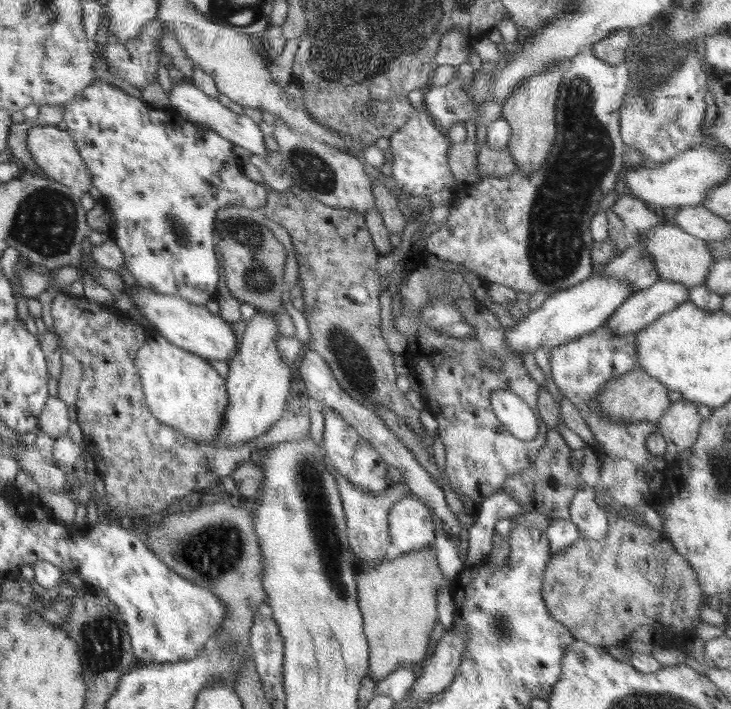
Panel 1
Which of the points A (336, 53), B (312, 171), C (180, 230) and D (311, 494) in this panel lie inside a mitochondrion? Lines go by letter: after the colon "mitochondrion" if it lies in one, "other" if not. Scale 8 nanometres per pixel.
A: mitochondrion
B: mitochondrion
C: mitochondrion
D: mitochondrion

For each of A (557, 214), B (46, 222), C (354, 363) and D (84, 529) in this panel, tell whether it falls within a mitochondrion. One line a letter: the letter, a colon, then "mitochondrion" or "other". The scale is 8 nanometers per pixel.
A: mitochondrion
B: mitochondrion
C: mitochondrion
D: other

